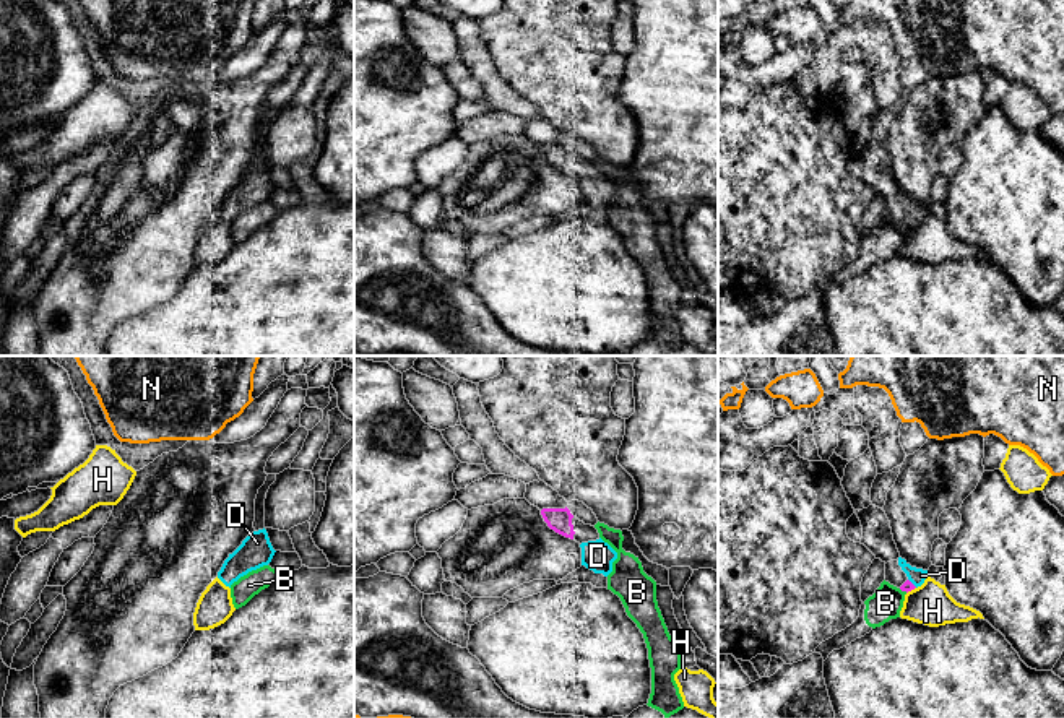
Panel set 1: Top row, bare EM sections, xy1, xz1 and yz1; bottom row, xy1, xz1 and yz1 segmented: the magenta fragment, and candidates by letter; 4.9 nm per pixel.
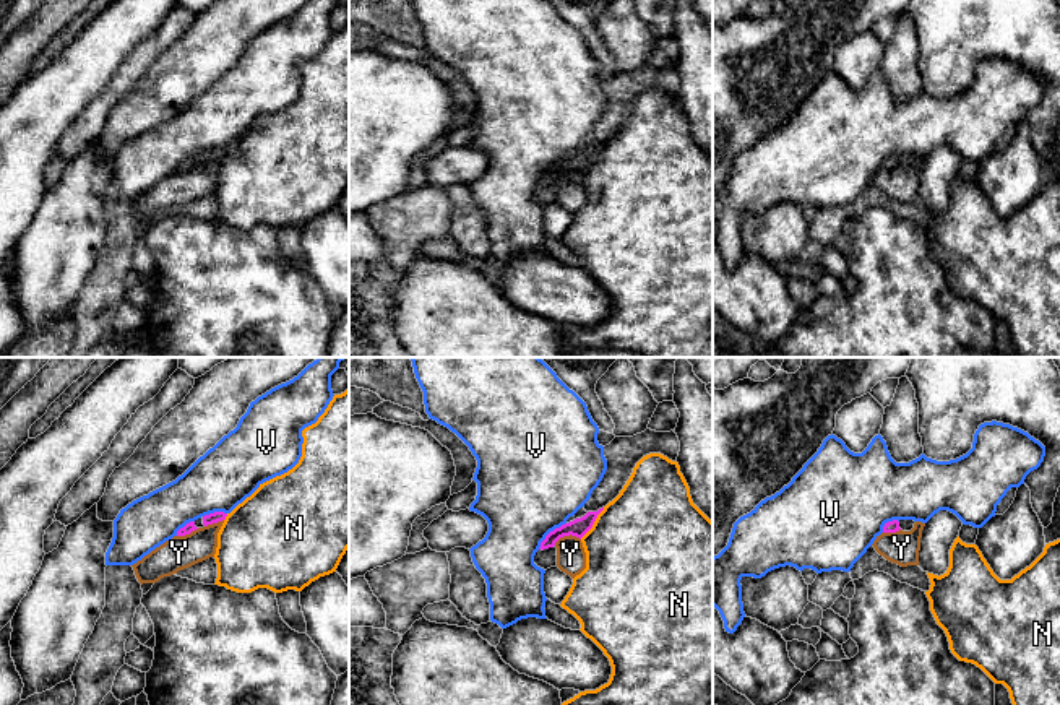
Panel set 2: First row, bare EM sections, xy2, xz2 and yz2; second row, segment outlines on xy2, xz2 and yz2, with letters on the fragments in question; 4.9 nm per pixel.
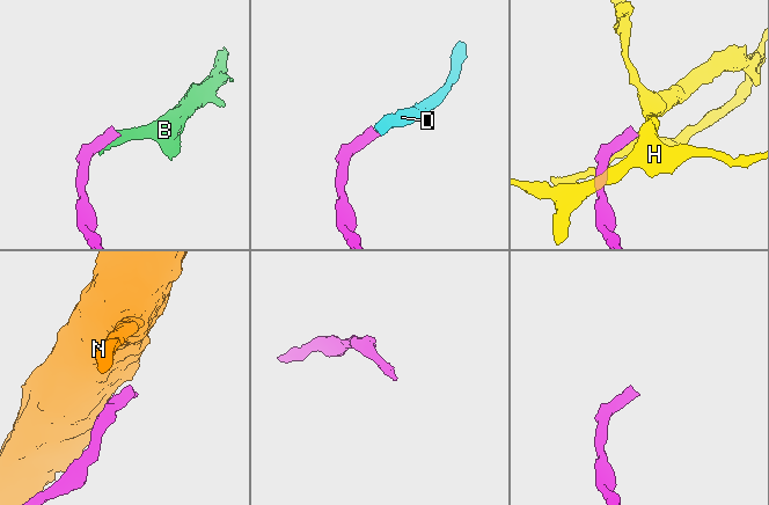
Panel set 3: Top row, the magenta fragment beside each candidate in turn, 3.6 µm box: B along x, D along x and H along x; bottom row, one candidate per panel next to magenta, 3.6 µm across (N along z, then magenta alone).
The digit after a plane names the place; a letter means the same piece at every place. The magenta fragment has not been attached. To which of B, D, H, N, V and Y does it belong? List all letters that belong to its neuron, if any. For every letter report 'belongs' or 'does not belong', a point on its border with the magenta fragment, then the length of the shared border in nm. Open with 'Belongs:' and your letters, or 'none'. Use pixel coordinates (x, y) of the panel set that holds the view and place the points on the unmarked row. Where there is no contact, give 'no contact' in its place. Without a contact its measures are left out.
Belongs: D
B: does not belong | yz1 (903, 226) | 50 nm
D: belongs | yz1 (912, 220) | 60 nm
H: does not belong | yz1 (910, 226) | 60 nm
N: does not belong | xz2 (593, 160) | 200 nm
V: does not belong | xz2 (549, 169) | 190 nm
Y: does not belong | xz2 (567, 171) | 140 nm

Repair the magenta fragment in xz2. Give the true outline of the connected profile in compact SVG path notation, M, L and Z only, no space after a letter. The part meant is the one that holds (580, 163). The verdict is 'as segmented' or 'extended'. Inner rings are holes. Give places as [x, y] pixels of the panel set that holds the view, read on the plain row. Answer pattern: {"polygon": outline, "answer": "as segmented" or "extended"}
{"polygon": "M599 145L597 148L588 148L584 153L576 154L570 159L562 161L560 164L555 164L554 167L550 167L545 175L541 179L539 185L549 185L554 184L555 179L563 174L563 172L576 172L576 174L583 174L594 161L597 151L604 146Z", "answer": "as segmented"}

